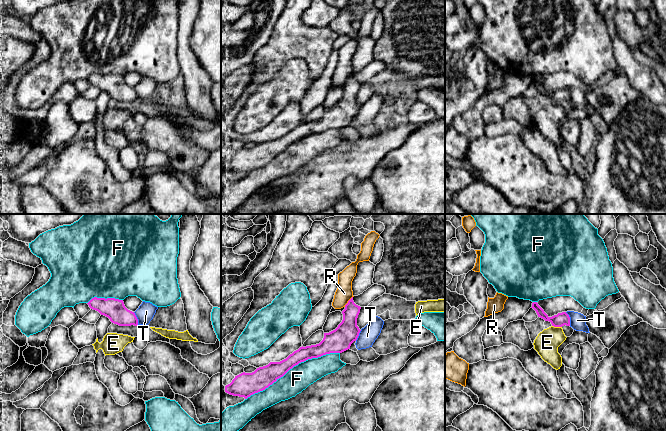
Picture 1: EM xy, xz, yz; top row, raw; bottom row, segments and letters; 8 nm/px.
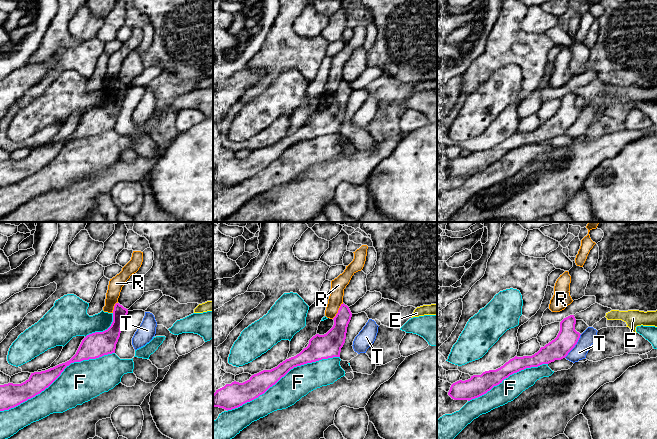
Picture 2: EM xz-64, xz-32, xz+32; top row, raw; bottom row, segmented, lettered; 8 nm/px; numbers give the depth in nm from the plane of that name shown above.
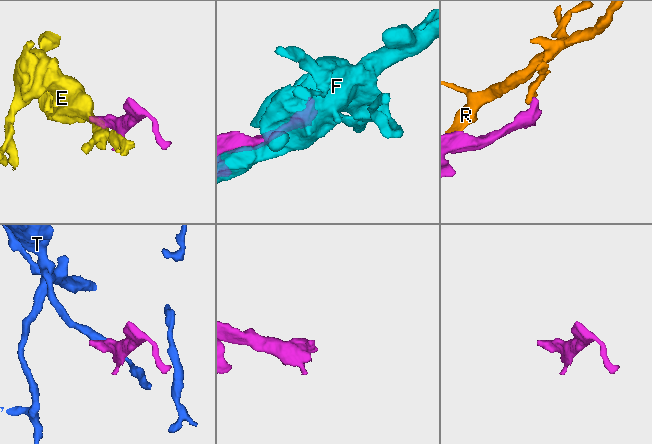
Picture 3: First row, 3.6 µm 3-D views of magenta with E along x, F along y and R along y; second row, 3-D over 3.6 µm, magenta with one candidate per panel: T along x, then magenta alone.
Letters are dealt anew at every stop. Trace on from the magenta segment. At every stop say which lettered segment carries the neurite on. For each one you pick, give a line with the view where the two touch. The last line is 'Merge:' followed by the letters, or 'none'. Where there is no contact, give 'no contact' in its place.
Merge: none

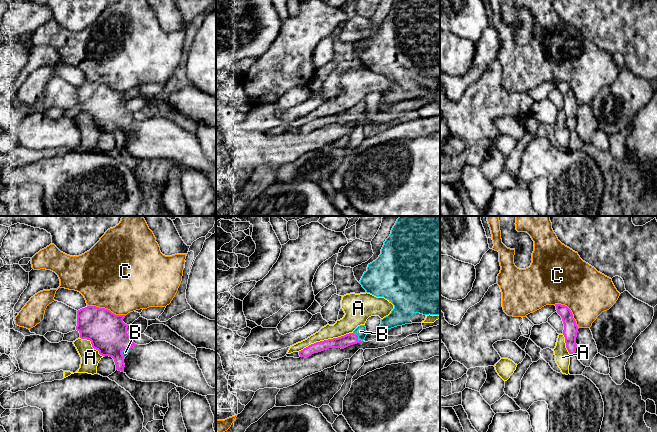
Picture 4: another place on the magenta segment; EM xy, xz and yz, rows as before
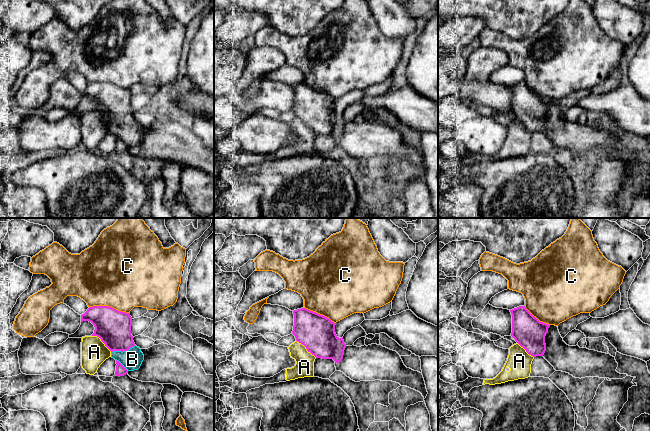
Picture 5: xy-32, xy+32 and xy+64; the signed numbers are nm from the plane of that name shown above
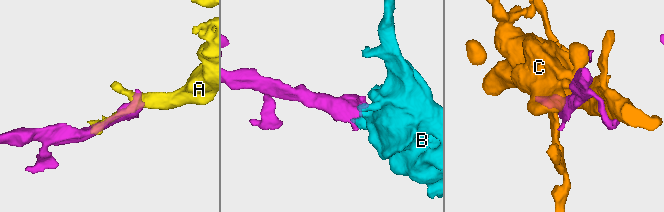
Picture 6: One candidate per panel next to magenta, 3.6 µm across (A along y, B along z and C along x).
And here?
B: xz
Merge: B

